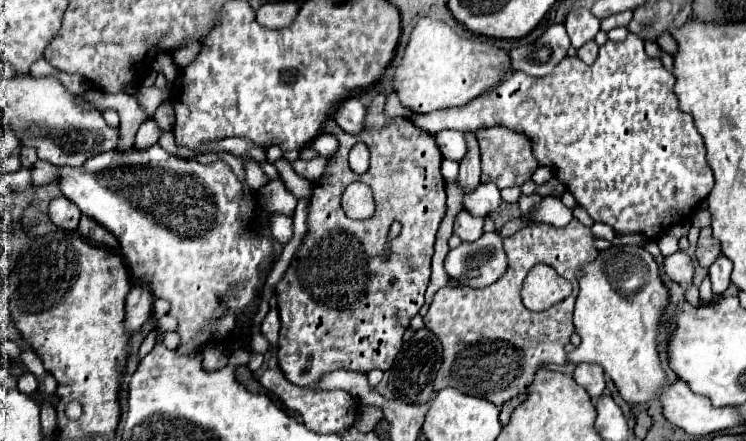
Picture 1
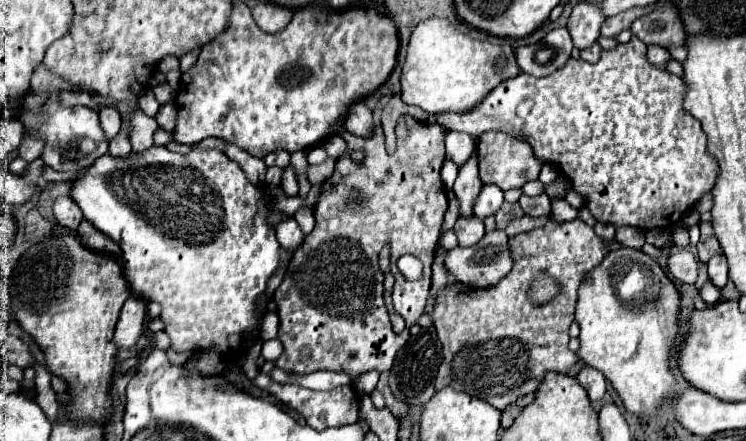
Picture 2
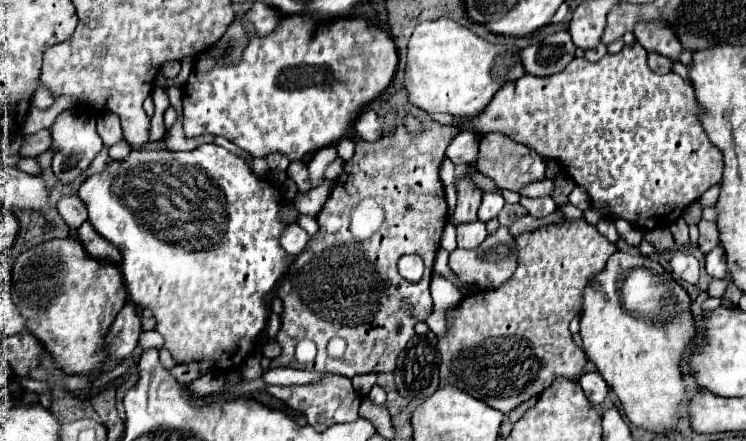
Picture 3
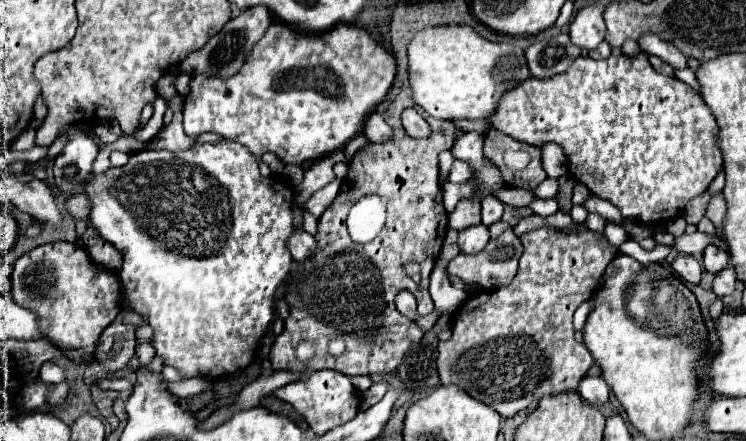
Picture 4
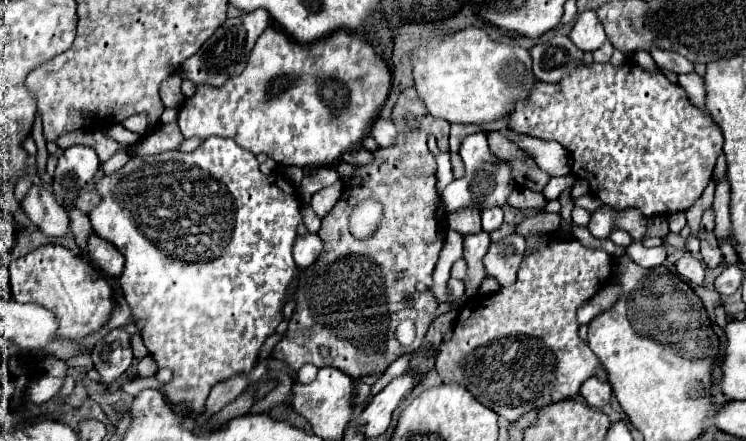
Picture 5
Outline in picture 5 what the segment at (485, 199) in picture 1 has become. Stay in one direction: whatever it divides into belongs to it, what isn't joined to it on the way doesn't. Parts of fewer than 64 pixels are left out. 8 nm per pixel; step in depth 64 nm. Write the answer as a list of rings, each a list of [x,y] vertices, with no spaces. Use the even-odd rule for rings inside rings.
[[[490,208],[482,212],[482,230],[484,232],[494,232],[502,226],[502,210],[500,208]]]

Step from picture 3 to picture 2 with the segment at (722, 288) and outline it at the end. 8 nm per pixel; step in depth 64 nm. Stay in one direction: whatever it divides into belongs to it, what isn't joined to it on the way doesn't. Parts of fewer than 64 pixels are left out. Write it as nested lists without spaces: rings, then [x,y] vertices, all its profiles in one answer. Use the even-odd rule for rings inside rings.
[[[708,280],[708,282],[702,286],[700,296],[702,296],[702,300],[704,300],[704,302],[714,304],[714,302],[718,302],[718,300],[720,300],[720,288],[718,288],[718,286],[712,286],[712,282]]]

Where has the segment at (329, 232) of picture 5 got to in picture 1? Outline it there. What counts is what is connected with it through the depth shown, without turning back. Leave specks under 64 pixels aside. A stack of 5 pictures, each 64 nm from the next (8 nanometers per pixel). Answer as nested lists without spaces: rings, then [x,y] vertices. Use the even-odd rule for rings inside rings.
[[[376,96],[368,106],[366,128],[358,136],[340,130],[332,118],[324,124],[324,132],[334,134],[340,148],[330,158],[326,174],[314,182],[308,212],[308,234],[296,250],[284,278],[276,286],[278,314],[282,322],[278,338],[278,366],[292,384],[304,388],[312,386],[324,372],[332,370],[356,370],[364,374],[372,368],[388,370],[402,348],[404,332],[408,330],[410,320],[424,304],[434,240],[446,210],[446,182],[440,174],[440,164],[444,158],[436,146],[434,134],[420,130],[410,118],[386,118],[382,108],[384,96]],[[358,142],[364,142],[370,150],[370,168],[366,174],[356,174],[348,166],[348,152]],[[352,182],[364,182],[374,190],[376,212],[368,220],[352,220],[340,206],[340,198]],[[396,220],[402,224],[402,230],[390,242],[390,258],[384,260],[382,254],[388,230]]]

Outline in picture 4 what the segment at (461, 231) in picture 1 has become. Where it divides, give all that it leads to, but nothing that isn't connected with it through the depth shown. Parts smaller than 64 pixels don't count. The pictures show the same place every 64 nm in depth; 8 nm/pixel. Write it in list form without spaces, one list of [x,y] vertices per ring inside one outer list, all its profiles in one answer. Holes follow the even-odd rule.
[[[478,224],[478,226],[472,226],[470,230],[458,232],[458,246],[468,256],[484,250],[488,240],[490,240],[490,234],[488,234],[488,228],[484,224]]]

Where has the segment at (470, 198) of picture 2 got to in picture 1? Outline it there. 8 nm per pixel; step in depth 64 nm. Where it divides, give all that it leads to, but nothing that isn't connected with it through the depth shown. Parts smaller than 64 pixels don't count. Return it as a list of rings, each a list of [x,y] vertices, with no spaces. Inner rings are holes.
[[[466,134],[466,138],[468,138],[468,154],[460,162],[460,174],[458,174],[458,186],[462,194],[468,194],[468,190],[476,190],[476,186],[480,186],[478,142],[474,134]]]

